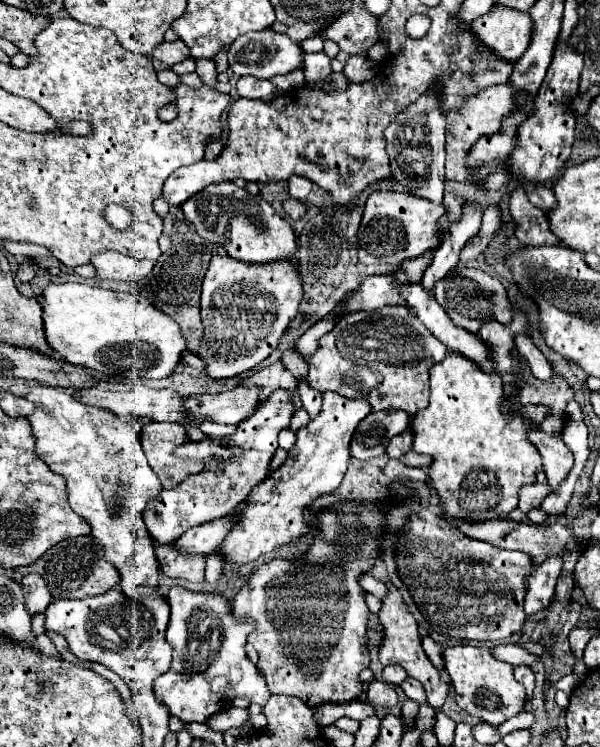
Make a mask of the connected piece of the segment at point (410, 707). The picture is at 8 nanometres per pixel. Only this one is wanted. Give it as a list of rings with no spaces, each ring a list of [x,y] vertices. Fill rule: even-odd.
[[[410,699],[402,701],[402,715],[408,721],[408,727],[412,727],[414,725],[414,717],[418,715],[418,703],[410,701]]]

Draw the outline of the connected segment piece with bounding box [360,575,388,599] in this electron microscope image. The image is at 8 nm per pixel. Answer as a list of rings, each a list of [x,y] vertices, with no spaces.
[[[366,575],[362,581],[362,587],[364,587],[364,591],[368,591],[368,593],[372,593],[372,595],[376,595],[378,599],[384,599],[386,595],[388,595],[388,587],[384,585],[384,583],[380,583],[380,581],[376,581],[372,575]]]

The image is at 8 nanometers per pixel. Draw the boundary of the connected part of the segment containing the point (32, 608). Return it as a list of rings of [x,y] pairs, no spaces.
[[[28,574],[22,579],[22,587],[24,587],[24,599],[26,599],[28,613],[30,615],[44,613],[52,601],[52,595],[50,595],[44,579],[39,574]]]

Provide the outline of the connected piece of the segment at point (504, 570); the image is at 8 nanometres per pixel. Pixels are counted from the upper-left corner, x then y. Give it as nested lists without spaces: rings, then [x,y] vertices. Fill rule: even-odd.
[[[436,505],[432,511],[424,507],[412,513],[396,549],[398,573],[434,631],[456,639],[504,641],[522,629],[526,577],[534,567],[530,555],[504,551],[462,535],[438,517]]]

